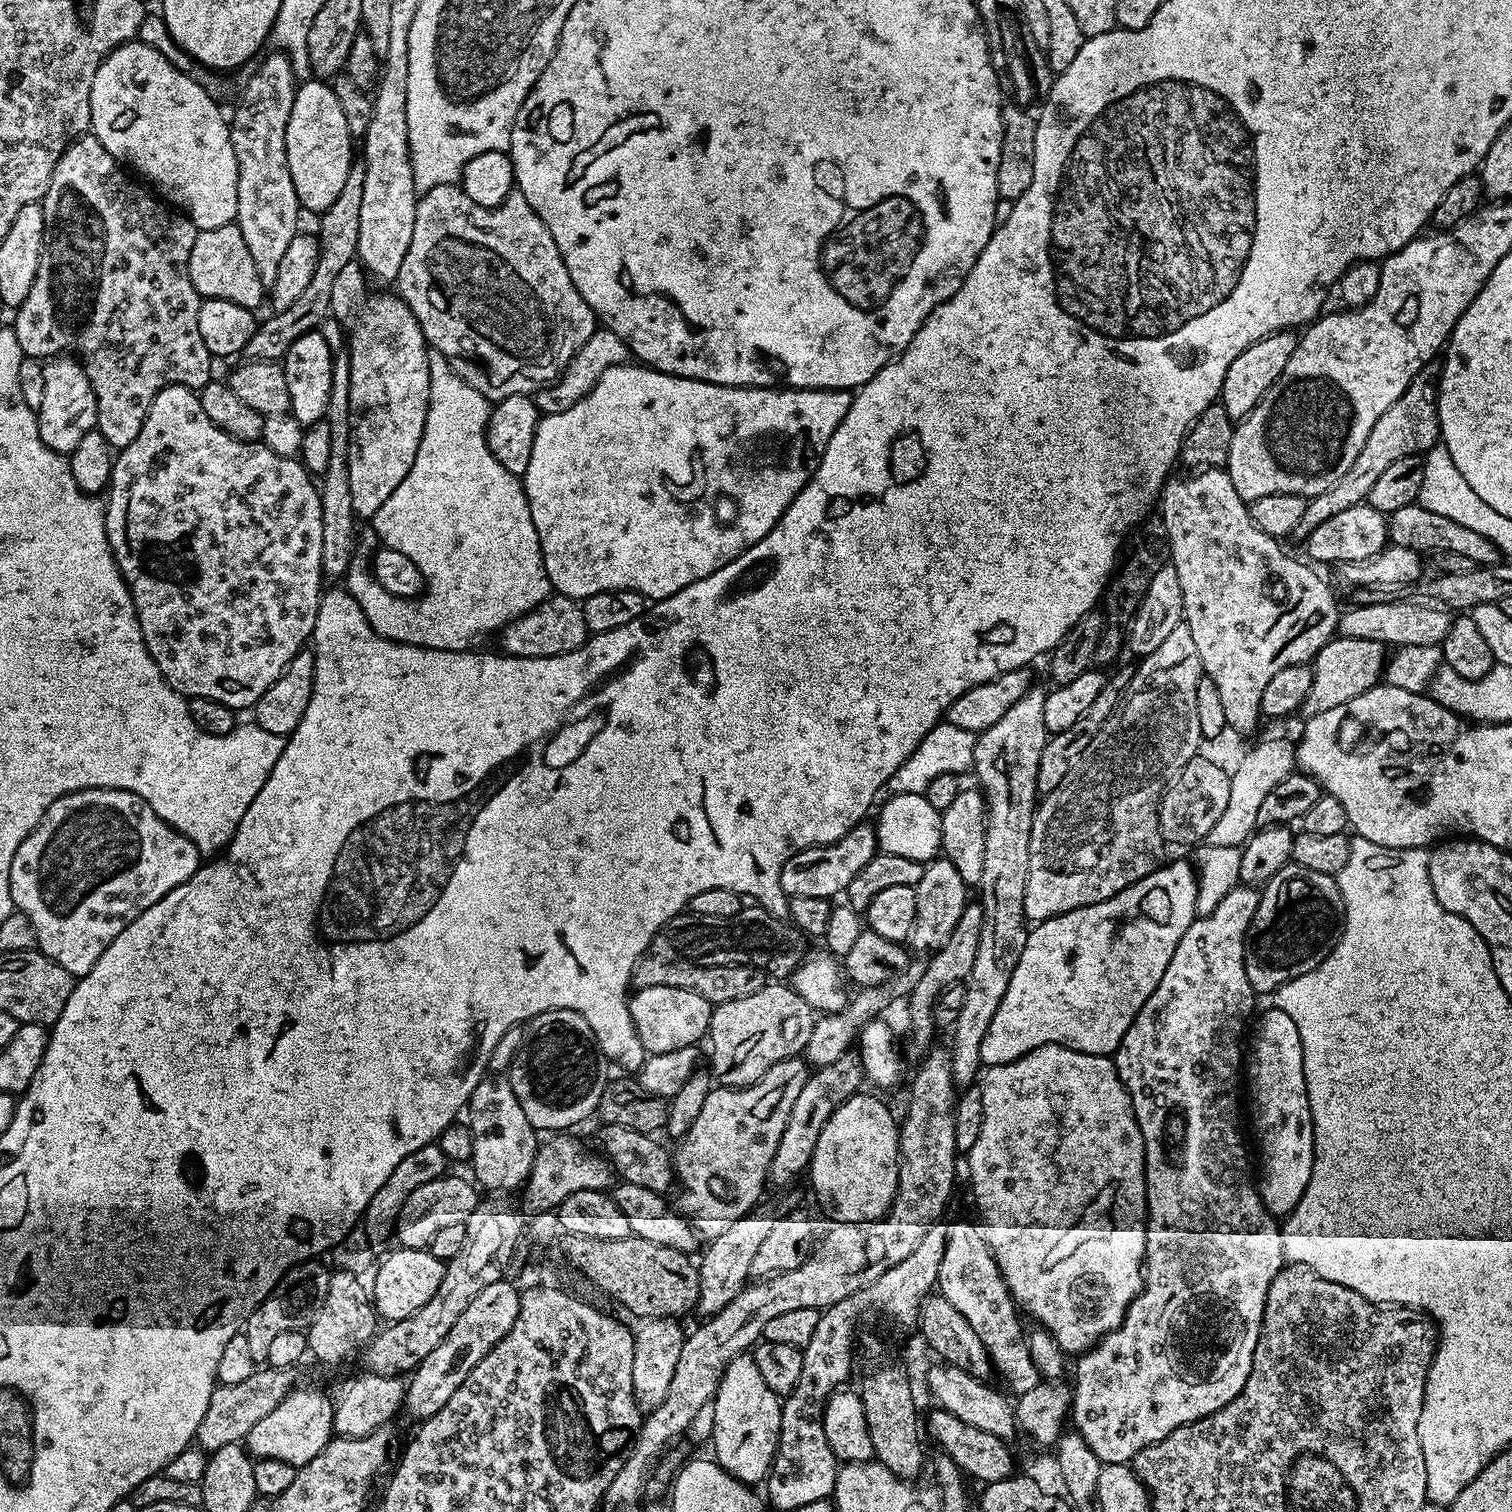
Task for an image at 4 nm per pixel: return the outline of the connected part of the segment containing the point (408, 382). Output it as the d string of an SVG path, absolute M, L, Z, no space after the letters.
M353 262L339 271L333 286L331 315L346 329L346 352L350 366L349 426L351 444L348 452L349 484L353 514L364 522L371 521L382 502L402 486L402 478L410 474L428 413L430 370L428 369L429 345L418 326L418 318L401 300L399 295L372 296L368 300L369 277L359 263Z

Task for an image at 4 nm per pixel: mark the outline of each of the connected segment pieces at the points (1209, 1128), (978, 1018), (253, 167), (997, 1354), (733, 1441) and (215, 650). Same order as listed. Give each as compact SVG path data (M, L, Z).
M1238 883L1219 902L1210 914L1197 915L1192 924L1182 934L1182 942L1178 942L1178 950L1174 950L1174 958L1170 958L1170 966L1162 974L1154 994L1146 998L1139 1014L1132 1019L1126 1030L1120 1047L1114 1053L1116 1072L1120 1077L1127 1077L1128 1068L1132 1071L1132 1084L1127 1085L1128 1097L1132 1099L1132 1109L1142 1134L1144 1143L1144 1199L1146 1201L1146 1244L1148 1249L1144 1255L1144 1288L1136 1295L1132 1305L1126 1310L1124 1321L1112 1333L1104 1337L1103 1347L1112 1348L1112 1372L1084 1372L1076 1380L1076 1388L1072 1392L1070 1420L1075 1431L1094 1450L1094 1454L1105 1464L1128 1464L1151 1444L1165 1440L1175 1428L1200 1420L1203 1416L1214 1414L1222 1406L1226 1406L1246 1386L1246 1378L1250 1378L1250 1370L1254 1362L1254 1346L1258 1346L1258 1334L1264 1317L1266 1294L1274 1278L1284 1269L1284 1237L1277 1217L1266 1210L1260 1197L1260 1189L1252 1184L1254 1168L1248 1165L1248 1152L1240 1143L1244 1136L1240 1133L1240 1088L1242 1092L1242 1048L1240 1039L1244 1036L1244 1027L1252 1016L1252 999L1254 993L1246 978L1244 965L1244 942L1248 938L1248 927L1252 925L1254 914L1260 905L1261 889L1256 886Z
M1033 686L1027 694L1018 698L1018 702L1014 702L1014 706L1010 706L1010 710L1006 710L1006 714L998 722L994 722L994 726L977 735L974 746L972 768L974 773L976 772L975 783L979 791L984 793L986 809L984 813L986 855L982 857L982 878L978 885L980 891L978 903L982 910L982 935L978 937L974 966L968 979L962 984L965 988L965 998L961 1010L956 1013L956 1021L950 1028L952 1044L950 1043L948 1048L948 1056L952 1067L952 1081L957 1086L967 1086L981 1075L982 1038L986 1038L986 1030L990 1030L990 1022L994 1022L994 1014L998 1014L1002 998L1006 998L1006 989L1010 986L1010 978L1014 978L1018 958L1022 958L1022 950L1026 950L1026 938L1030 928L1024 915L1024 903L1026 878L1030 878L1030 830L1038 803L1038 761L1042 758L1042 750L1050 735L1046 718L1042 718L1045 695L1045 689Z
M273 51L273 56L268 56L256 68L256 73L248 80L248 85L244 88L244 97L236 104L236 113L230 116L230 127L232 129L232 145L234 146L234 158L238 158L238 210L236 211L236 219L234 223L242 230L242 238L246 241L246 246L250 249L250 254L254 257L254 266L258 270L258 278L262 278L265 286L270 286L274 282L274 278L278 278L278 266L282 262L282 258L286 255L286 250L290 246L290 242L294 242L294 238L298 234L296 228L300 224L300 216L302 217L302 209L298 202L298 194L294 190L294 178L290 178L290 162L286 162L286 122L290 122L290 110L294 106L294 98L298 87L298 77L294 74L292 63L289 62L287 56L283 52Z
M968 1220L948 1224L948 1241L946 1254L942 1254L938 1292L946 1298L946 1302L950 1302L950 1306L954 1306L954 1310L958 1310L958 1314L962 1314L962 1318L966 1318L966 1322L970 1322L974 1334L978 1334L988 1348L995 1371L1001 1372L1008 1379L1013 1393L1019 1394L1037 1384L1036 1364L1030 1358L1026 1328L1020 1325L1018 1305L1008 1291L1000 1267L996 1265L983 1227L976 1224Z
M751 1354L735 1356L722 1374L716 1398L710 1405L712 1434L710 1445L716 1453L714 1459L734 1478L744 1484L756 1486L763 1481L776 1459L780 1433L781 1397L766 1386Z
M166 386L154 398L138 438L130 446L119 449L112 461L112 478L106 489L106 507L104 525L108 541L112 547L112 556L128 584L132 601L136 607L136 617L146 642L150 658L162 670L164 681L185 698L201 696L214 702L222 702L227 708L251 709L274 686L274 682L286 670L294 654L305 651L312 639L314 618L318 618L318 606L322 595L320 580L324 576L322 568L322 502L321 489L317 481L312 481L307 468L299 459L274 454L263 442L251 444L242 442L214 426L202 410L199 395L186 386Z

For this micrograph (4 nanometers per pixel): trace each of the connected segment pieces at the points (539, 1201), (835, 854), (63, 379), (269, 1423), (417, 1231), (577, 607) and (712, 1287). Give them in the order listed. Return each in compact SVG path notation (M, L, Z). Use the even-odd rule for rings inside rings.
M553 1135L536 1149L534 1166L522 1189L524 1204L529 1208L529 1213L552 1212L560 1207L562 1201L570 1198L570 1194L578 1194L578 1190L603 1192L613 1187L614 1169L603 1155L595 1151L583 1152L578 1141L567 1140L564 1136L567 1135Z
M861 822L855 824L845 836L838 838L838 842L803 848L800 852L795 852L786 862L786 866L782 866L778 883L790 898L797 896L832 900L839 892L840 895L847 893L850 882L854 882L862 866L866 866L866 862L870 862L870 858L874 858L877 851L875 827L871 823Z
M61 354L43 361L42 406L36 412L38 434L50 450L71 454L82 434L96 428L96 395L86 378L86 370L72 354Z
M293 1387L274 1411L266 1414L266 1418L256 1423L248 1431L246 1447L256 1460L277 1460L287 1464L301 1465L310 1462L318 1454L318 1450L325 1448L329 1440L333 1439L332 1409L333 1401L328 1400L324 1392L316 1388Z
M445 1174L439 1176L434 1182L426 1182L418 1186L418 1190L414 1190L410 1198L406 1198L402 1210L396 1216L394 1236L399 1247L427 1248L444 1227L458 1226L468 1220L478 1203L477 1185L471 1179L468 1180Z
M552 594L547 600L534 606L534 610L522 614L514 622L500 629L498 633L499 651L505 656L517 656L518 658L550 658L578 650L588 641L589 635L583 607L569 596Z
M753 1210L747 1216L738 1218L738 1222L730 1222L718 1238L707 1241L704 1253L701 1251L698 1256L698 1302L695 1311L701 1312L701 1317L707 1318L718 1314L718 1310L726 1310L738 1294L747 1288L750 1283L752 1271L750 1266L754 1263L754 1254L762 1246L762 1242L774 1230L776 1216Z

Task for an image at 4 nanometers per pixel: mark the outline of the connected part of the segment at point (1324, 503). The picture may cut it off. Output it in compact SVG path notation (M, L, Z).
M1435 363L1427 364L1408 383L1402 398L1398 398L1398 402L1394 402L1394 406L1390 406L1390 410L1386 410L1386 414L1382 414L1382 418L1378 418L1378 422L1374 422L1374 430L1370 430L1370 438L1366 438L1366 446L1362 446L1362 454L1358 454L1358 458L1354 461L1354 466L1350 466L1350 470L1346 470L1346 475L1343 476L1342 482L1338 482L1333 488L1326 490L1326 494L1318 494L1308 500L1306 514L1302 514L1302 522L1298 522L1296 527L1295 539L1300 539L1300 542L1307 541L1310 533L1318 530L1318 526L1322 526L1322 522L1326 522L1326 518L1334 518L1334 514L1342 514L1342 510L1350 510L1350 506L1358 506L1365 503L1370 494L1370 486L1374 486L1374 482L1378 482L1382 470L1388 469L1393 462L1398 462L1398 458L1420 456L1437 447L1440 440L1440 419L1438 418L1438 406L1436 405L1437 395L1438 368Z

